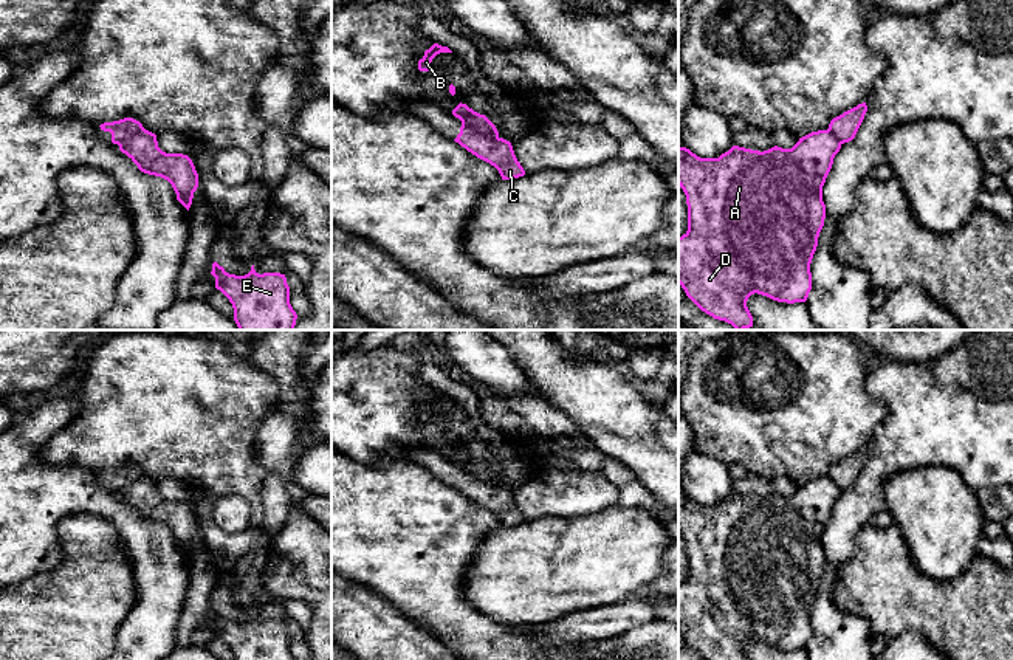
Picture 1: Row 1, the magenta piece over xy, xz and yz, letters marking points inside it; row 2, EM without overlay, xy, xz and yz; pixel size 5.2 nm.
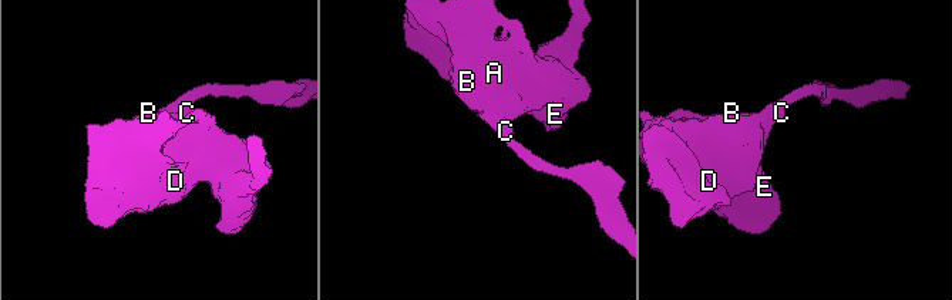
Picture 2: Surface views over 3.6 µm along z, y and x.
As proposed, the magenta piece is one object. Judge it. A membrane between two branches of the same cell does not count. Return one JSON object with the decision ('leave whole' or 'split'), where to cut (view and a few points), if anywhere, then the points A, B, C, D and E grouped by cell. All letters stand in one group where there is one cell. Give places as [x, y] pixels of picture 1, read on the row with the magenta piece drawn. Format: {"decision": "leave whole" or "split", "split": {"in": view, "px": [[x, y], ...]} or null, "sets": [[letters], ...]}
{"decision": "split", "split": {"in": "xz", "px": [[462, 121], [485, 135], [497, 138]]}, "sets": [["A", "B", "D", "E"], ["C"]]}

